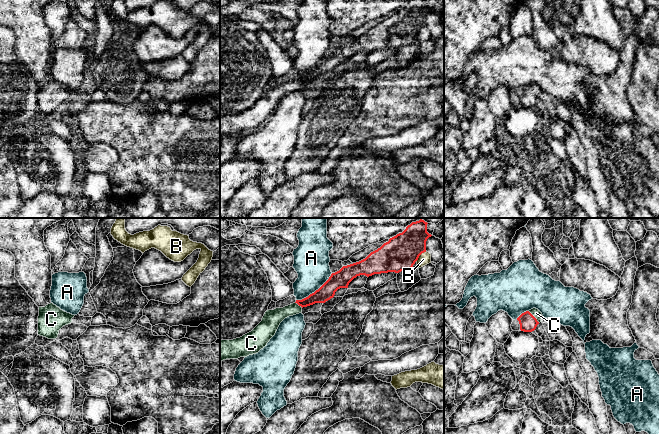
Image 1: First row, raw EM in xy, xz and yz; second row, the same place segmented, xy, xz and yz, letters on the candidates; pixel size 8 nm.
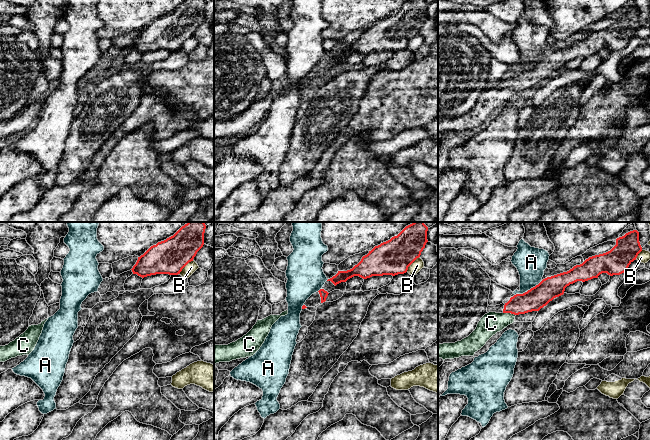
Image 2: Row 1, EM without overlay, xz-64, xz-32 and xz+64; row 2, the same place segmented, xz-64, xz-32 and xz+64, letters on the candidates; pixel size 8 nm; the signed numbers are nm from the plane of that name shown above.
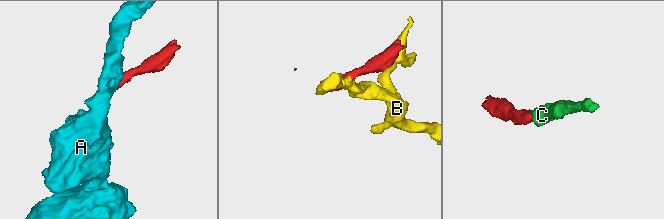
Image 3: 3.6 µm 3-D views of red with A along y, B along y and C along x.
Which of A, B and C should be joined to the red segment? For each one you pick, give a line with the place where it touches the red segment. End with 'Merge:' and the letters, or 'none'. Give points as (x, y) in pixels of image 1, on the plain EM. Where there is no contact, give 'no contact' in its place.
C: contact yz (534, 93)
Merge: C

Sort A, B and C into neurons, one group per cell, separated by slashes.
A / B / C

